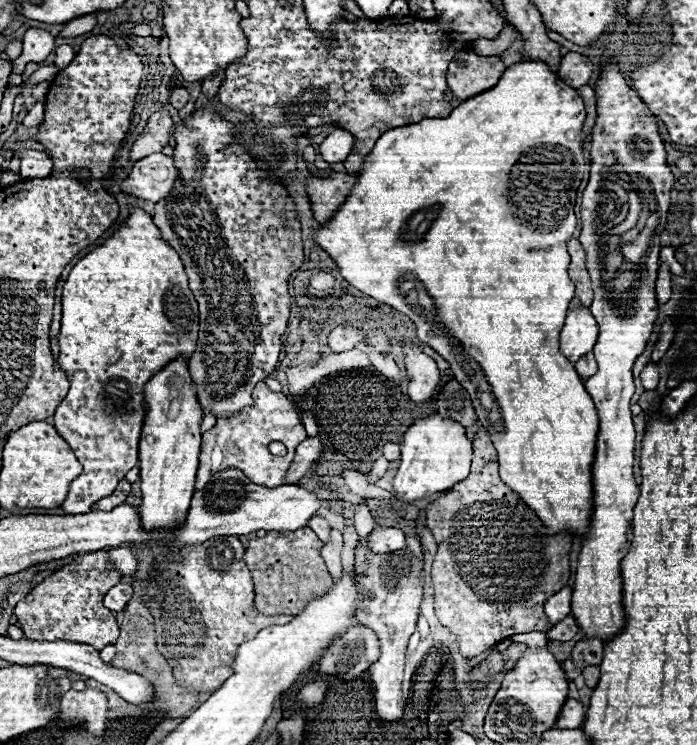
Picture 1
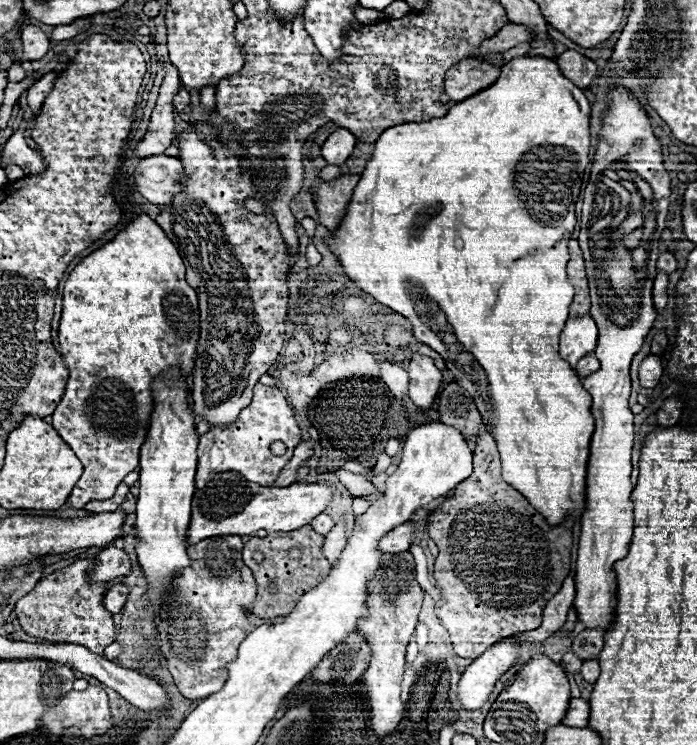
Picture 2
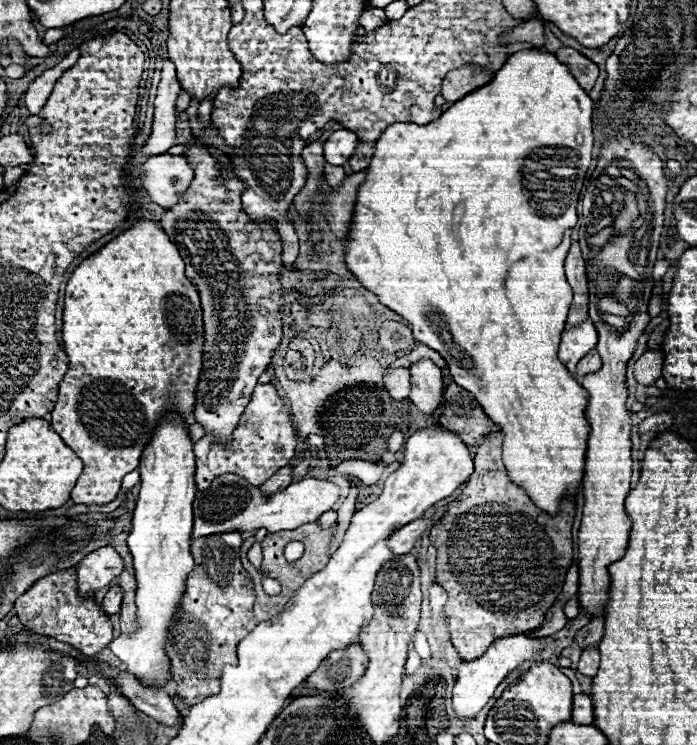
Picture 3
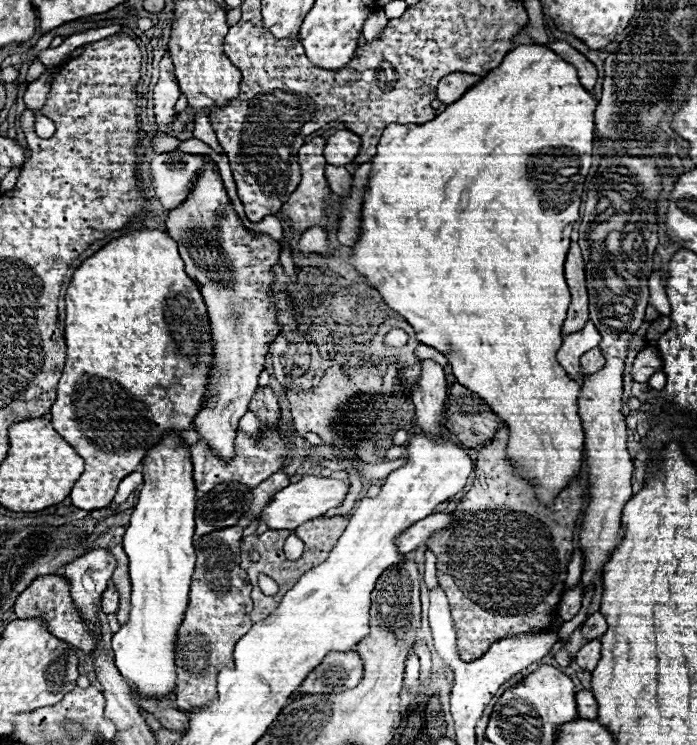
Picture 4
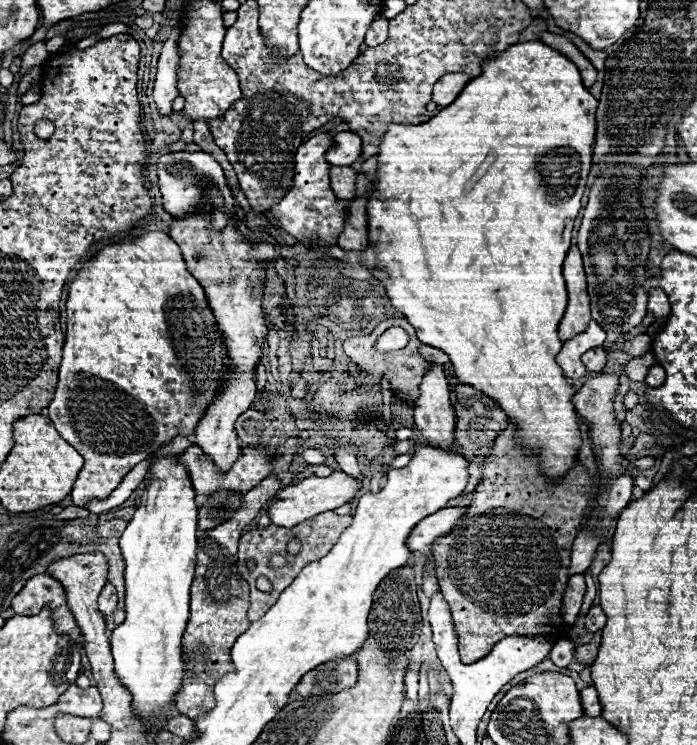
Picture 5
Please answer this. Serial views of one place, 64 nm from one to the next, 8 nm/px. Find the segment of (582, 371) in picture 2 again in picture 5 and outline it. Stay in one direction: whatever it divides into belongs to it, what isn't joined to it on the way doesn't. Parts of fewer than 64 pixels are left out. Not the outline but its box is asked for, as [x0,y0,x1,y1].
[582,346,606,372]

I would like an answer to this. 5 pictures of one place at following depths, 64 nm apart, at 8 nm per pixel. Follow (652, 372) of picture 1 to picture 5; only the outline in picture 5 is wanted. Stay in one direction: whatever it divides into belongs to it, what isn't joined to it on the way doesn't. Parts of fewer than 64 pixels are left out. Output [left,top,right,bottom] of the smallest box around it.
[624,352,656,382]

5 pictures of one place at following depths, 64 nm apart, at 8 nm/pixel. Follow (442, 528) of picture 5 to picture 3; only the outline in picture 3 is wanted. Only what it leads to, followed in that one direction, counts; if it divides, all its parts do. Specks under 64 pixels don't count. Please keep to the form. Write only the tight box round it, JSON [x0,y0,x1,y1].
[388,518,440,554]

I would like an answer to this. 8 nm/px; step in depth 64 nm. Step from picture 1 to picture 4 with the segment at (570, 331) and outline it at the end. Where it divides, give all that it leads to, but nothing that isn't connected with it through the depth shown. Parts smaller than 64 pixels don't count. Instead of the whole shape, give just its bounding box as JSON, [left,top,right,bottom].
[556,320,602,378]

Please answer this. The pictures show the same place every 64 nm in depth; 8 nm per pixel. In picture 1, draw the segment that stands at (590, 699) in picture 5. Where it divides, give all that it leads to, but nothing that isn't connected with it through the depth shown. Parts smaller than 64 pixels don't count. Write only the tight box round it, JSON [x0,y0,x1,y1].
[554,698,586,728]

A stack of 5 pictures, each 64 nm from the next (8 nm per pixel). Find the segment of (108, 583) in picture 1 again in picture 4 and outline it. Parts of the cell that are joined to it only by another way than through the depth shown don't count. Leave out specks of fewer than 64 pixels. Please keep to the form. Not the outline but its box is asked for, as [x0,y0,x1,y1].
[14,574,94,652]

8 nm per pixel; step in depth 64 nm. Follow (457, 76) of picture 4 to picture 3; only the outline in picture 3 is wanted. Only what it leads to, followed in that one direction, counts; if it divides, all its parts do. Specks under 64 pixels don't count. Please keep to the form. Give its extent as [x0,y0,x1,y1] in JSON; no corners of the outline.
[442,66,494,102]

